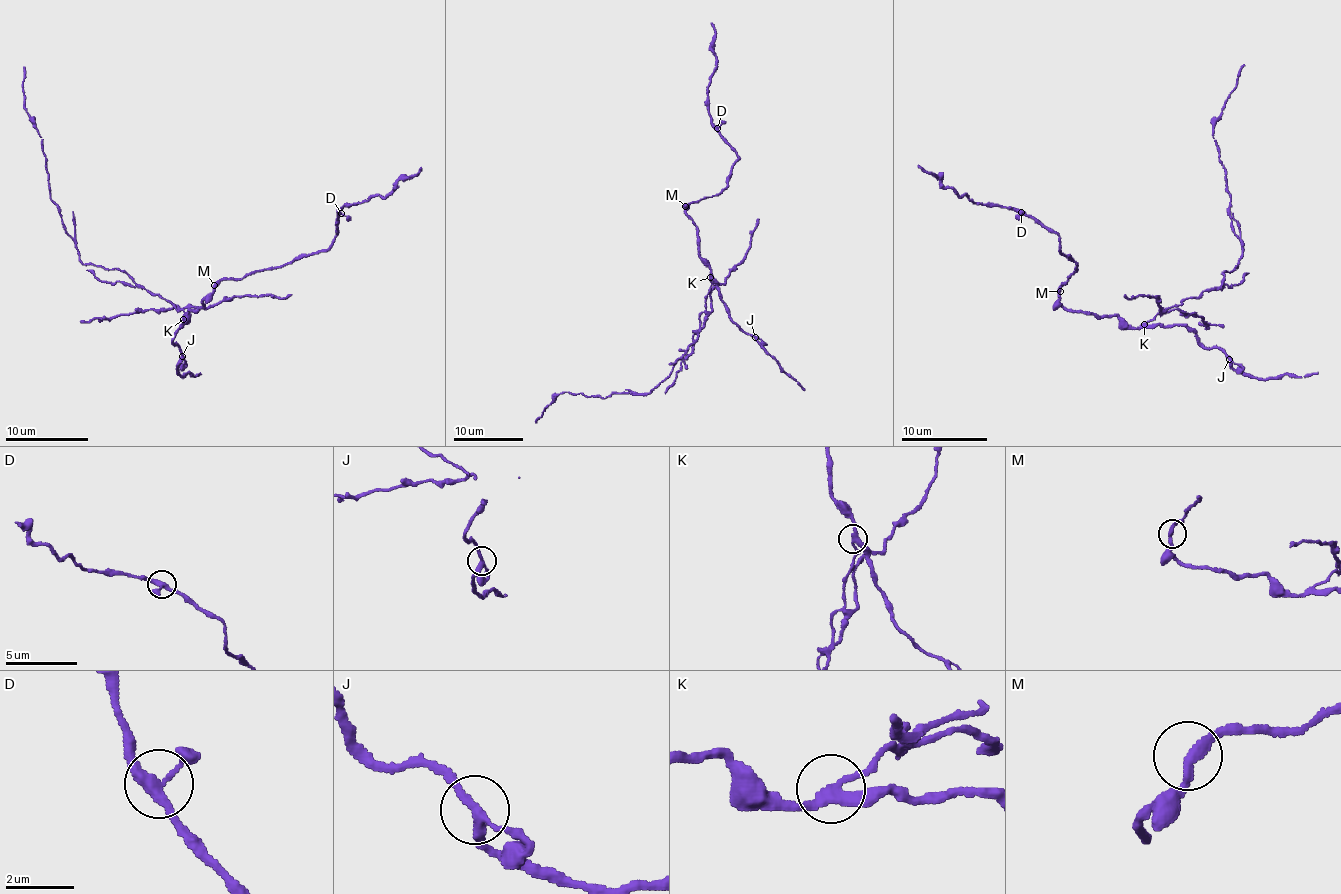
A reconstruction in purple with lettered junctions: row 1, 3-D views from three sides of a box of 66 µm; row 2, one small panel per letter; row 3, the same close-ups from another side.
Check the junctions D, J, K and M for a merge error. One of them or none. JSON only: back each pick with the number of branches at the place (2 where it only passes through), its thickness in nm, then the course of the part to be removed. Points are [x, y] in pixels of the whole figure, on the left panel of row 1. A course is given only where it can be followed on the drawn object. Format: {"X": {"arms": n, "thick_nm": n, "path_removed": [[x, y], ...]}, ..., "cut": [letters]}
{"K": {"arms": 3, "thick_nm": 240, "path_removed": [[183, 319], [182, 310], [120, 271], [80, 261], [58, 204], [50, 198], [41, 138], [24, 105], [25, 66]]}, "cut": ["K"]}

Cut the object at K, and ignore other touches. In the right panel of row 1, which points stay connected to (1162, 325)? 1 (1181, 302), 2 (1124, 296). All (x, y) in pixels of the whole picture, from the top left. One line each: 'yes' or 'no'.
1: no
2: no

